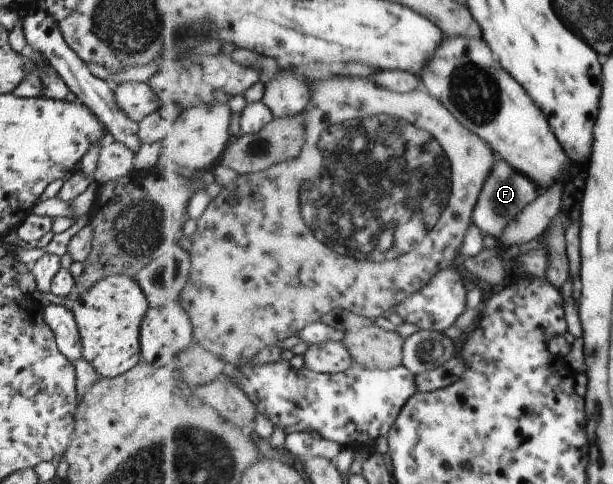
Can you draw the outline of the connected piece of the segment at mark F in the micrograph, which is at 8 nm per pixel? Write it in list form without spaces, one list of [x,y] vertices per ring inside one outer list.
[[[498,158],[493,171],[494,173],[488,179],[483,193],[479,197],[479,203],[476,204],[473,222],[483,233],[488,233],[499,241],[499,237],[508,223],[542,192],[529,177],[515,170],[506,160]]]

